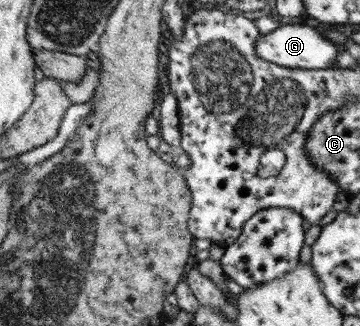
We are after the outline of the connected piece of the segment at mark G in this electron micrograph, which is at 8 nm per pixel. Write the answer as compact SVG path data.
M285 24L277 26L267 34L260 34L253 44L255 56L289 69L327 69L336 62L336 45L327 40L323 34L306 24Z

